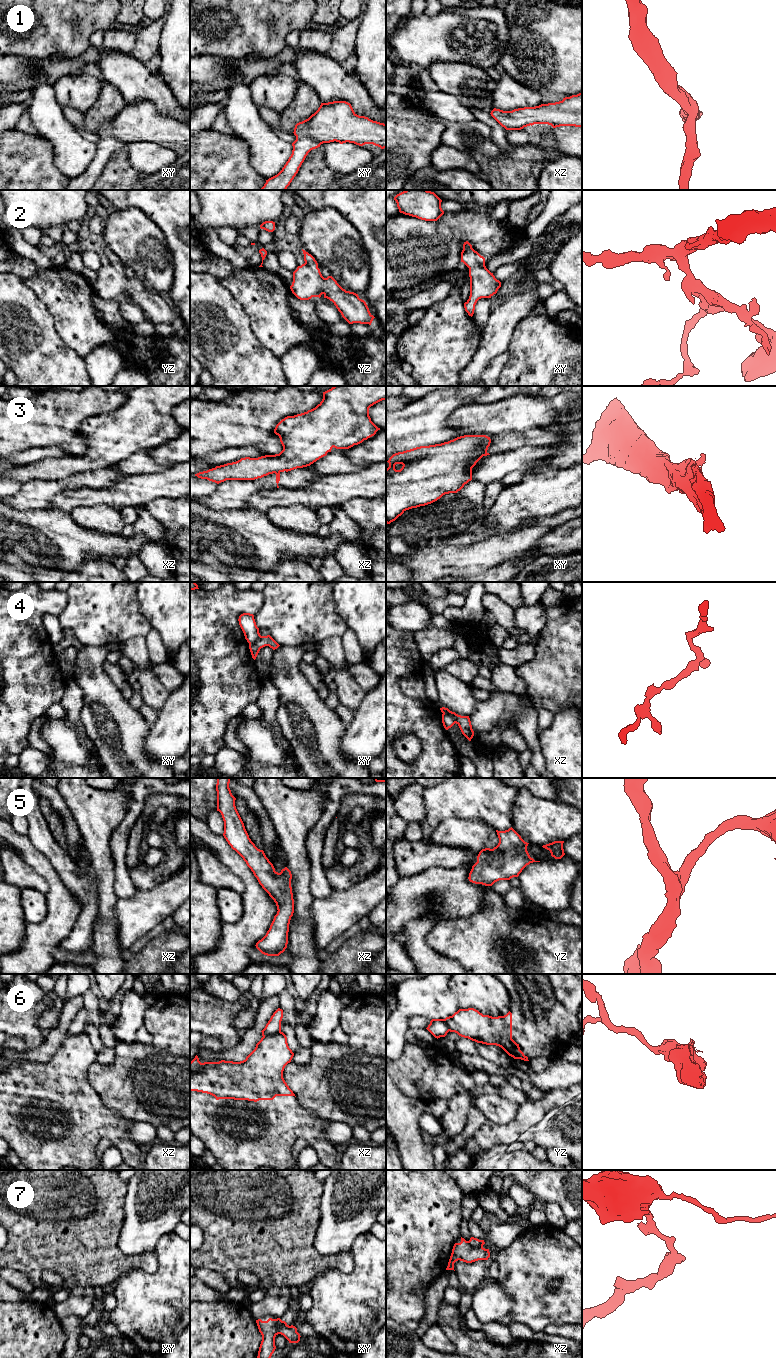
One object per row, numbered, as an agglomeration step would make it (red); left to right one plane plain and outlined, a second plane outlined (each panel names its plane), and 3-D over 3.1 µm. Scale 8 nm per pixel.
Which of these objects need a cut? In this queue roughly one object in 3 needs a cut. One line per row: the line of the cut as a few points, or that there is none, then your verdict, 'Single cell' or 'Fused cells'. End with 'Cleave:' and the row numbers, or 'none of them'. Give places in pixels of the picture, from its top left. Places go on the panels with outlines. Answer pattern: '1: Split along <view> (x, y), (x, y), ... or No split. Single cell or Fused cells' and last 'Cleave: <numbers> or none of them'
1: No split. Single cell
2: No split. Single cell
3: Split along xy (483, 451), (481, 455). Fused cells
4: Split along xz (443, 712), (450, 715), (456, 722). Fused cells
5: No split. Single cell
6: Split along xz (280, 1031), (263, 1036). Fused cells
7: Split along xz (467, 1241), (472, 1245), (482, 1247). Fused cells
Cleave: 3, 4, 6, 7

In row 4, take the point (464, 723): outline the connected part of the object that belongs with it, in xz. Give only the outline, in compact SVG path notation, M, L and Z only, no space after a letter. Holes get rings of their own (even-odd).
M442 707L440 708L442 713L448 713L449 715L451 715L456 724L459 726L462 734L469 740L471 741L471 739L474 736L474 731L472 729L472 725L471 725L471 721L469 716L461 716L456 714L455 712L450 711L448 708Z

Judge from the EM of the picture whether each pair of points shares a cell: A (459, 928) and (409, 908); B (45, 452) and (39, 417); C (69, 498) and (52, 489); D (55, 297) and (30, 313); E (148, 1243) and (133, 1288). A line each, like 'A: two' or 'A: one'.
A: two
B: two
C: two
D: two
E: two

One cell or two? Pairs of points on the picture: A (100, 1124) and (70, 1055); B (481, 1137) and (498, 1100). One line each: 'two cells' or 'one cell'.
A: one cell
B: two cells

